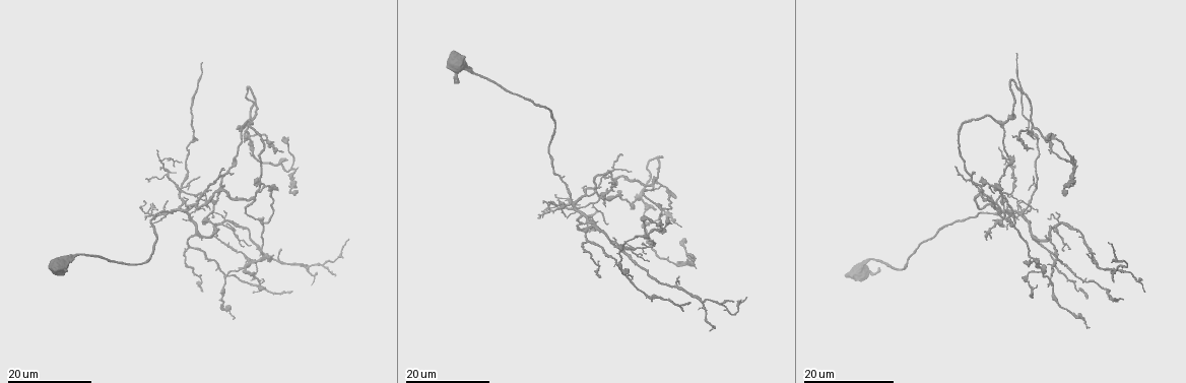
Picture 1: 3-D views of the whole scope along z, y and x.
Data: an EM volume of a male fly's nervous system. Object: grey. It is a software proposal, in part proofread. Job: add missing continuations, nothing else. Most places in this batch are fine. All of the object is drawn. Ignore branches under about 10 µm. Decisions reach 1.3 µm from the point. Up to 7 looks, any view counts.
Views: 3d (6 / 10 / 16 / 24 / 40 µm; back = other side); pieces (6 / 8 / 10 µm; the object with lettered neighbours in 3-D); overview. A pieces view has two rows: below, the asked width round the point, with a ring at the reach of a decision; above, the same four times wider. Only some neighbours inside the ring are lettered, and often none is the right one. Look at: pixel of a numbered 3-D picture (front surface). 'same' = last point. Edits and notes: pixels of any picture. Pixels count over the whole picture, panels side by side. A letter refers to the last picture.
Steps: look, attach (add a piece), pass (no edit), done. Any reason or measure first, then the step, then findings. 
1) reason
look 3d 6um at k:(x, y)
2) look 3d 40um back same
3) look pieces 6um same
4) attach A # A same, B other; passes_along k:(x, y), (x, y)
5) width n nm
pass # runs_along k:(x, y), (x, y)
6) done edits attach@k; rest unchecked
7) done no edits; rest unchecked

an open end
look 3d 16um at 1:(202, 290)

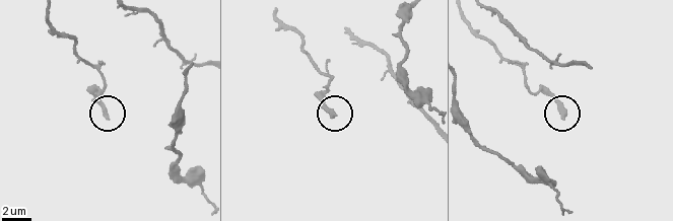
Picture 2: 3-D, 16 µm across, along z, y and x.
see the neighbours
look pieces 8um at 2:(564, 117)

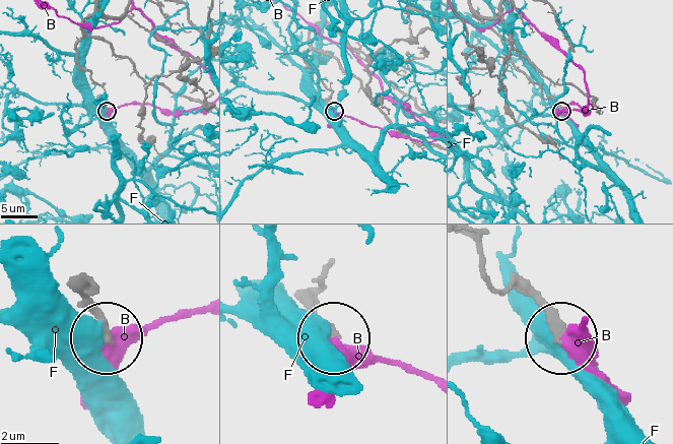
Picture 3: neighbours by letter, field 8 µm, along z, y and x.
pass # B other, F other; runs_along 3:(92, 289), (102, 334); no lettered piece goes on from it

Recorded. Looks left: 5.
end of a long branch
look 3d 16um at 1:(289, 293)

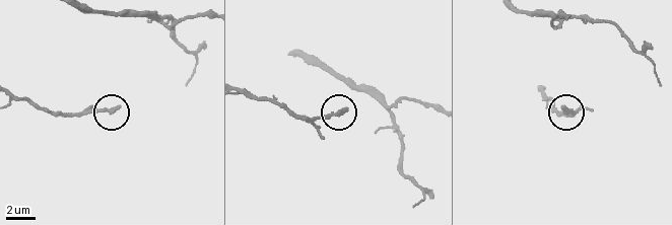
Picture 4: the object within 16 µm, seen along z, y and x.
what lies round it
look pieces 8um at 4:(116, 109)

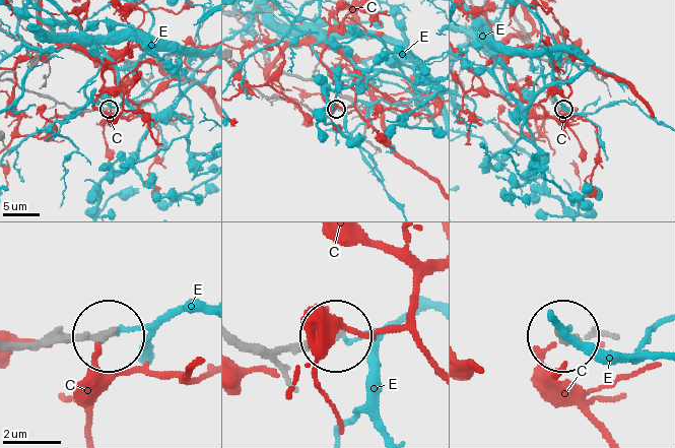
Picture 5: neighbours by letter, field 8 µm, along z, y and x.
pass # C other, E other; runs_along 5:(17, 340), (103, 335); no lettered piece goes on from it

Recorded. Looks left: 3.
thin end
look 3d 24um at 1:(1113, 280)

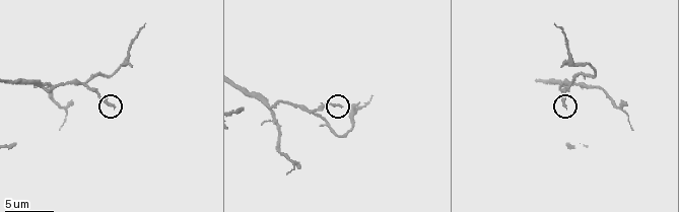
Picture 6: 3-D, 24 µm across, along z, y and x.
look pieces 6um at 6:(341, 106)

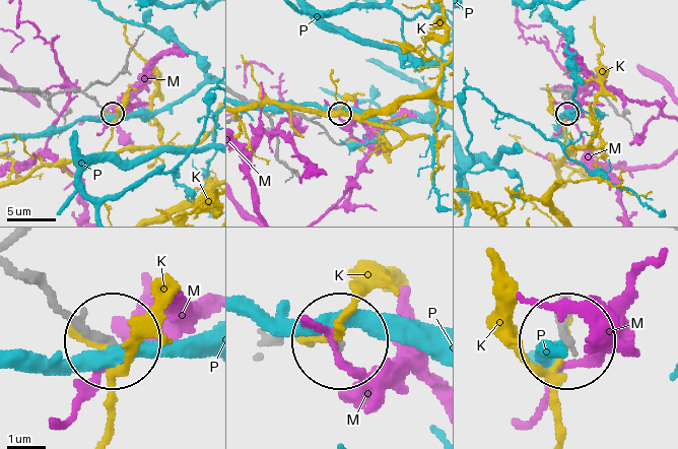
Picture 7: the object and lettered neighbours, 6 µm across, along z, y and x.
width 190 nm
pass # K other, M other, P other; runs_along 7:(22, 272), (107, 340); no lettered piece goes on from it

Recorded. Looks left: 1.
done no edits; rest unchecked

